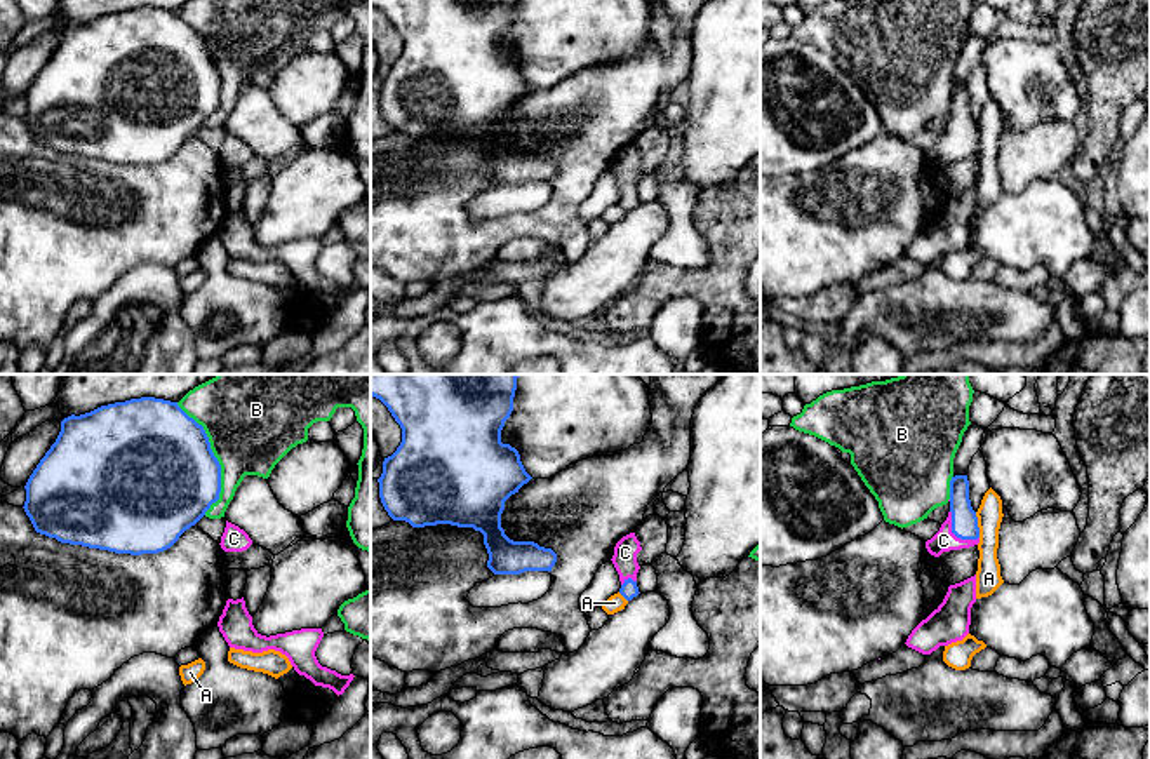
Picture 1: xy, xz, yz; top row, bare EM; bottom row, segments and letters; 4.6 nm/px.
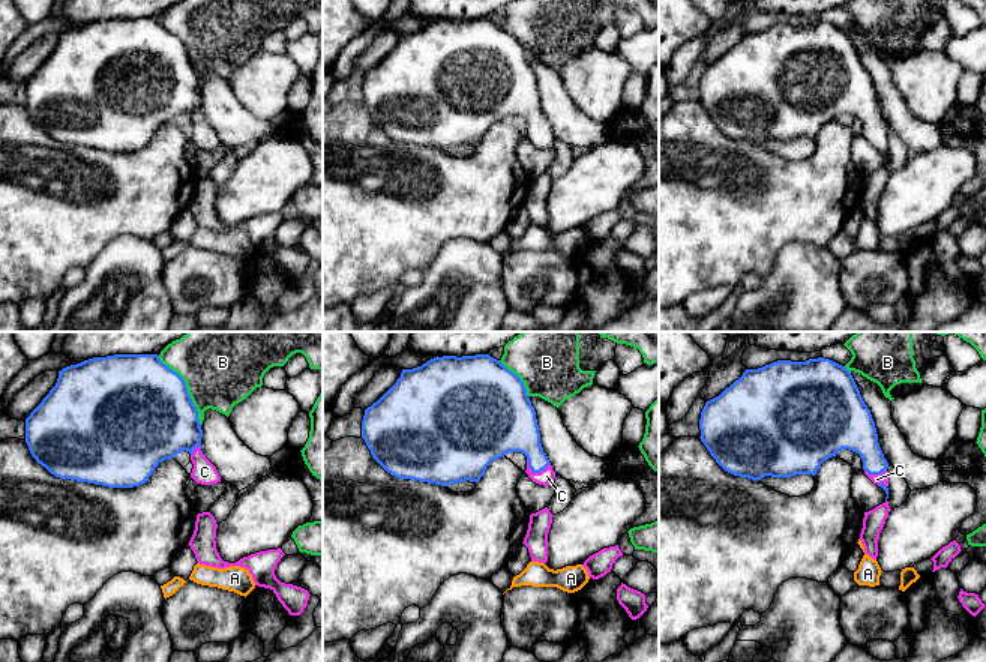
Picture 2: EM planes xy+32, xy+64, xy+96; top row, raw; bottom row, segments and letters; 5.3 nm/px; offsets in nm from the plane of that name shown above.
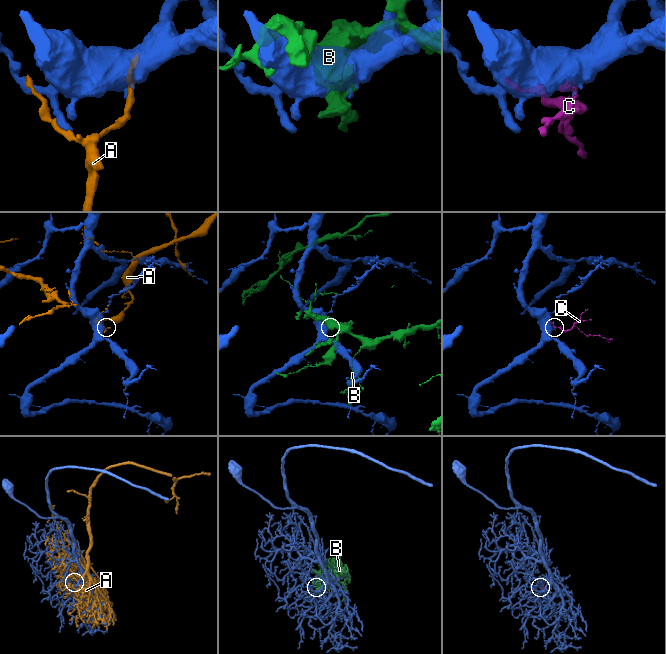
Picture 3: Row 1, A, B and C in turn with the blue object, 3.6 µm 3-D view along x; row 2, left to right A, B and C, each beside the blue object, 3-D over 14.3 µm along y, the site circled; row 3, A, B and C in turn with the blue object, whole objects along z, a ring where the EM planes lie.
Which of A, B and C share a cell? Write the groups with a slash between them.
A / B / C

